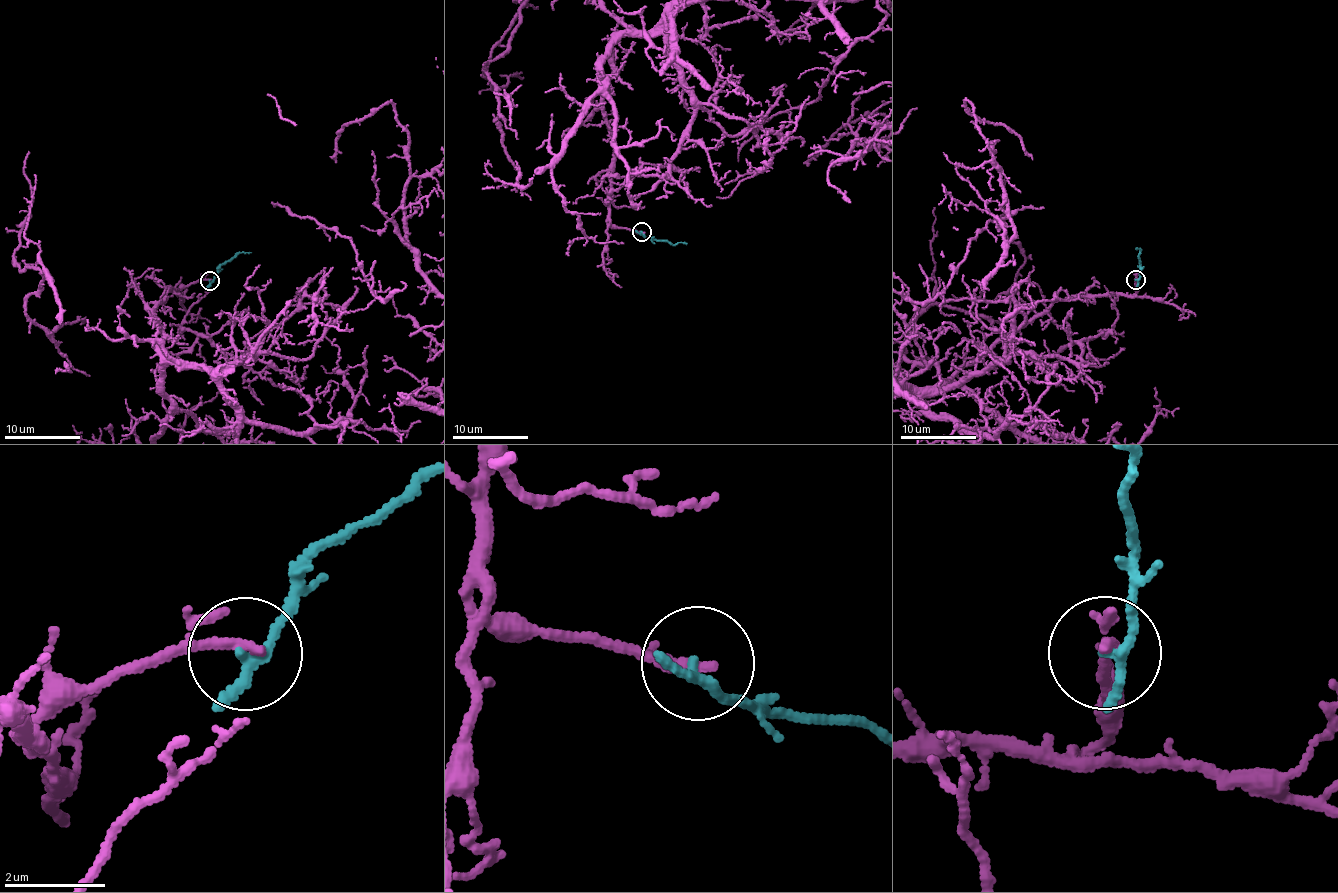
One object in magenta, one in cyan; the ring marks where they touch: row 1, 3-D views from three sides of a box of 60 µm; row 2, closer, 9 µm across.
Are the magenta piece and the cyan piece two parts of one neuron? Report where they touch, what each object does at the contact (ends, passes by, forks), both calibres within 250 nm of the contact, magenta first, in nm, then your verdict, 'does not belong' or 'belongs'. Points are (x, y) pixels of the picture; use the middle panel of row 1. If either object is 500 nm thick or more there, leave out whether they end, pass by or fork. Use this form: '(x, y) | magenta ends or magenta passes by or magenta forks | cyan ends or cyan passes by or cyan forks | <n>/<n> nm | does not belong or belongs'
(641, 232) | magenta ends | cyan passes by | 240/170 nm | does not belong

